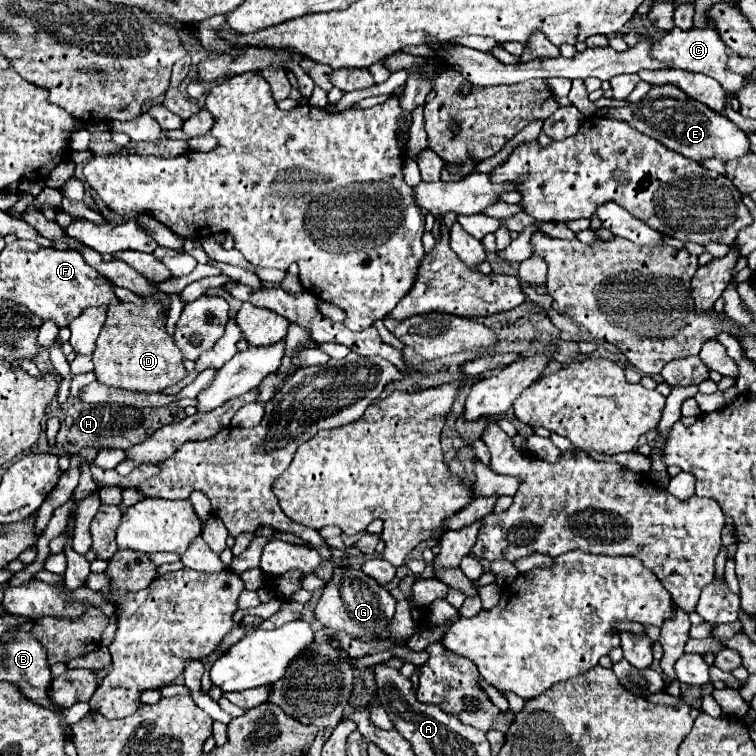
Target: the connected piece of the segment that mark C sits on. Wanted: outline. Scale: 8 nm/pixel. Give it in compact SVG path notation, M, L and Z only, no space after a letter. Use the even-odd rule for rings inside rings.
M706 24L706 28L692 28L692 30L680 30L680 28L672 28L670 32L666 32L662 38L652 38L652 36L638 36L640 42L648 42L650 44L650 54L652 58L656 58L658 62L666 64L668 68L680 68L680 70L688 70L688 72L702 72L706 76L712 76L720 82L720 86L726 92L736 92L742 88L744 78L740 74L734 74L730 70L726 70L726 60L728 60L728 46L720 40L716 28L712 24Z

